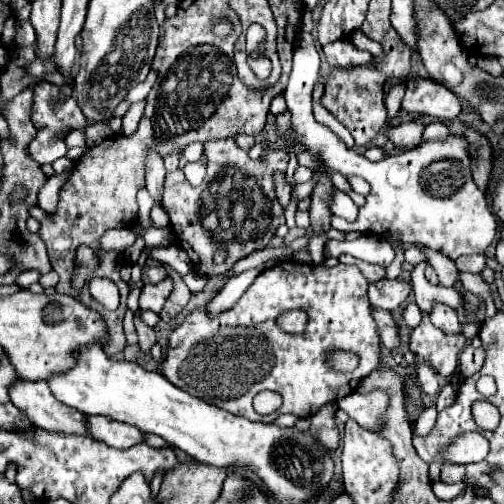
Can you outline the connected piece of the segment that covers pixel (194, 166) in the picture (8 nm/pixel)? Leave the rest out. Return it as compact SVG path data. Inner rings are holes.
M199 161L197 163L187 163L183 167L183 173L185 173L185 177L187 177L187 181L191 185L199 185L203 181L203 177L205 177L205 165L201 165Z

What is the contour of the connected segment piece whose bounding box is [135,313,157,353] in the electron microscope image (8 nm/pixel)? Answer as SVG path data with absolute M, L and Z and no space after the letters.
M135 313L135 329L137 329L137 335L139 335L139 347L141 347L141 351L149 353L151 347L157 343L155 341L155 331L151 327L147 327L143 321L139 321L139 313Z

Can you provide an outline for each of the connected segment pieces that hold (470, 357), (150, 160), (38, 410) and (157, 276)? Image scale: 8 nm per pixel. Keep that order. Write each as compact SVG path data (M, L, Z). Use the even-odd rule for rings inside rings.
M471 345L465 347L461 351L461 357L459 357L459 369L461 369L461 375L463 377L471 377L473 373L477 373L485 361L485 355L487 355L487 349L485 347L479 347L479 349L473 349Z
M151 151L147 157L147 191L155 203L161 203L161 199L163 199L165 175L167 175L167 171L163 167L163 159Z
M15 379L9 385L9 397L11 403L37 427L61 433L89 435L85 429L85 415L77 413L77 409L73 407L61 405L61 401L53 397L45 381Z
M153 267L153 269L145 269L141 279L143 279L146 283L157 284L159 281L163 281L165 277L167 277L167 271L165 271L163 267Z

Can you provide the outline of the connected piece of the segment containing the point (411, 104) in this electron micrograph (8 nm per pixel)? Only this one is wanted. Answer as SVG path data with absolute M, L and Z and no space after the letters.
M409 79L407 93L401 107L409 113L425 113L437 119L455 117L461 113L461 101L443 85L437 85L431 79Z

